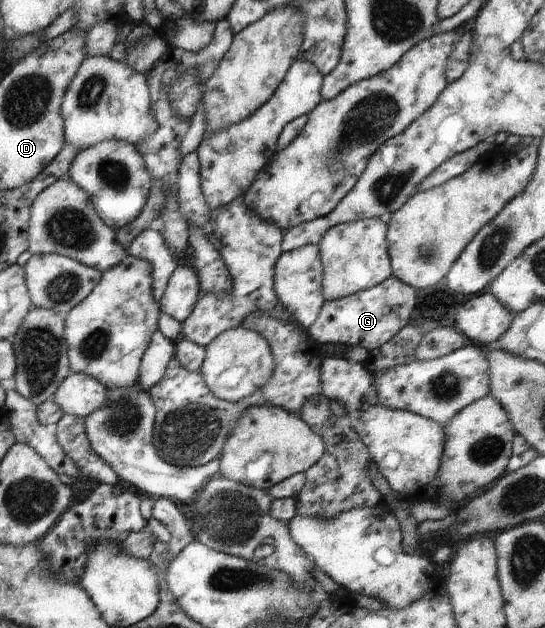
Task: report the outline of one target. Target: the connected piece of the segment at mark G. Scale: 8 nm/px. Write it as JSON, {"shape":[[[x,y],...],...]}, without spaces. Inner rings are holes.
{"shape":[[[392,275],[374,287],[337,300],[325,300],[307,333],[320,344],[362,346],[368,351],[378,349],[409,322],[410,314],[416,307],[416,297],[413,287]]]}

